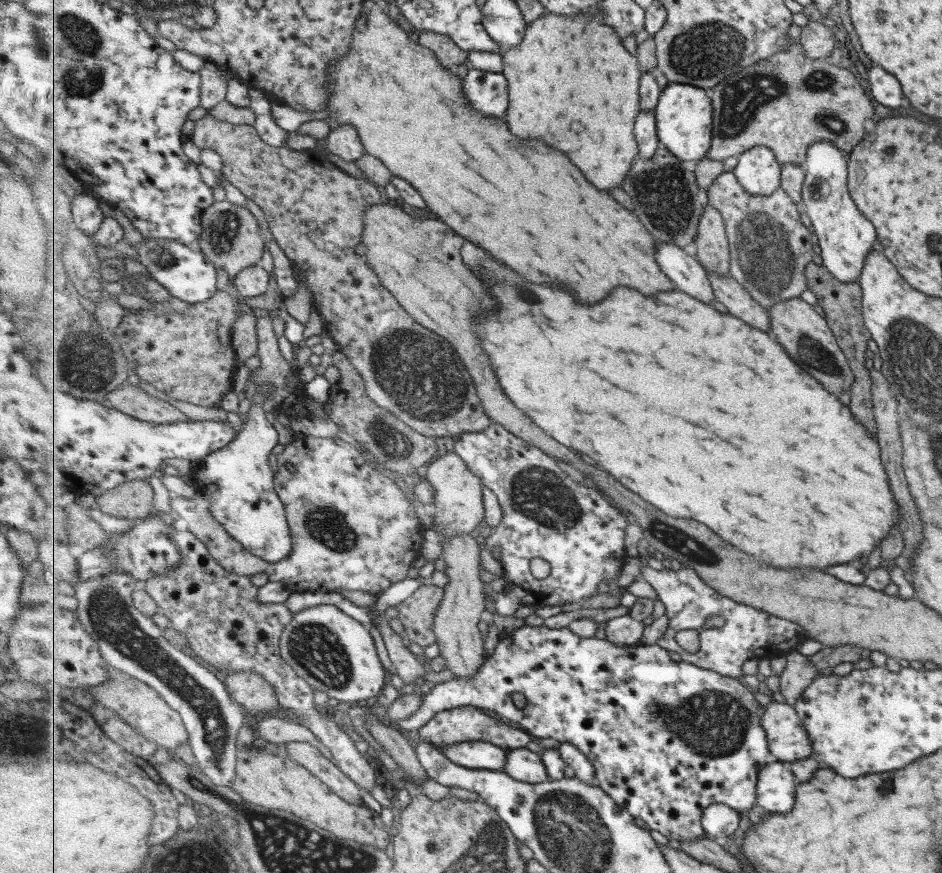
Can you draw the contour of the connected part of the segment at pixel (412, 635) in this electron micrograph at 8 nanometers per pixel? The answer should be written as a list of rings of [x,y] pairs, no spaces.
[[[427,582],[397,607],[399,611],[397,618],[411,643],[424,649],[438,643],[434,625],[444,598],[444,588],[432,586]]]

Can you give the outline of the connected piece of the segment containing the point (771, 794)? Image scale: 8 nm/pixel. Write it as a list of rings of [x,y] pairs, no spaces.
[[[775,761],[759,773],[758,804],[769,813],[789,814],[795,808],[797,777],[790,765]]]

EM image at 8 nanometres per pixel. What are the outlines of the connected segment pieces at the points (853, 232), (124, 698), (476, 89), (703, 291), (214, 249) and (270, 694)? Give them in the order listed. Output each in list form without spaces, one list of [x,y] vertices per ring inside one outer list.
[[[814,142],[807,152],[806,180],[803,188],[803,209],[809,216],[811,227],[818,235],[819,255],[822,265],[839,282],[856,282],[863,266],[863,262],[871,244],[875,240],[873,226],[867,218],[863,218],[861,210],[853,206],[847,186],[845,174],[849,171],[849,164],[841,151],[831,142]]]
[[[111,666],[110,676],[105,683],[87,690],[85,698],[100,700],[106,707],[115,710],[121,720],[137,733],[159,747],[166,748],[170,757],[175,757],[175,748],[181,744],[187,744],[187,740],[190,740],[190,734],[179,711],[169,705],[162,694],[146,682],[129,677],[127,673]]]
[[[469,68],[464,77],[463,94],[470,108],[485,118],[505,118],[509,108],[509,86],[506,75]]]
[[[673,243],[661,244],[659,264],[663,266],[663,272],[679,286],[679,290],[707,304],[715,300],[710,274],[692,250]]]
[[[225,200],[215,201],[214,206],[203,214],[202,219],[203,234],[199,242],[201,250],[215,262],[215,266],[227,272],[230,280],[239,276],[243,269],[257,265],[263,258],[264,236],[259,232],[257,218],[243,205],[235,205]]]
[[[257,671],[231,672],[223,680],[235,701],[253,715],[280,708],[275,687]]]

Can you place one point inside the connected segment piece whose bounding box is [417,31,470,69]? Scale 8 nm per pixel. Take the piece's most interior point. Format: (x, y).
(451, 54)

